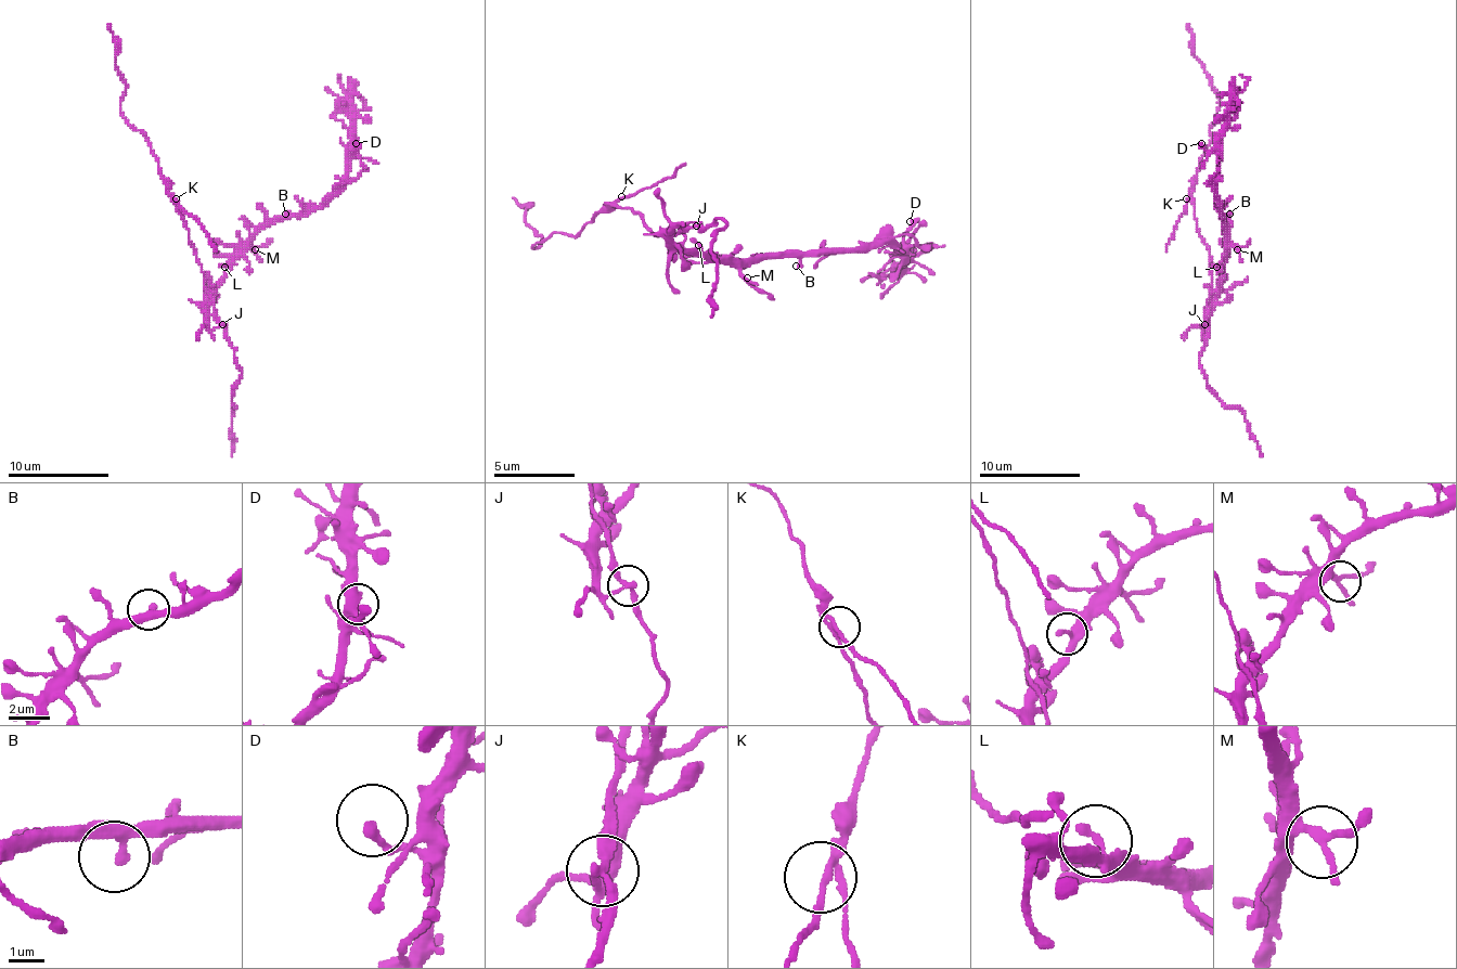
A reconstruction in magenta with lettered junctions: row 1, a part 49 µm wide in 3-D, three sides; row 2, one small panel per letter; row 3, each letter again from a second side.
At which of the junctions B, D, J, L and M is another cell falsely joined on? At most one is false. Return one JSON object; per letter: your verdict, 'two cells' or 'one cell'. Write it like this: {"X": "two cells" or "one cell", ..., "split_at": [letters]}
{"B": "one cell", "D": "one cell", "J": "two cells", "L": "one cell", "M": "one cell", "split_at": ["J"]}

